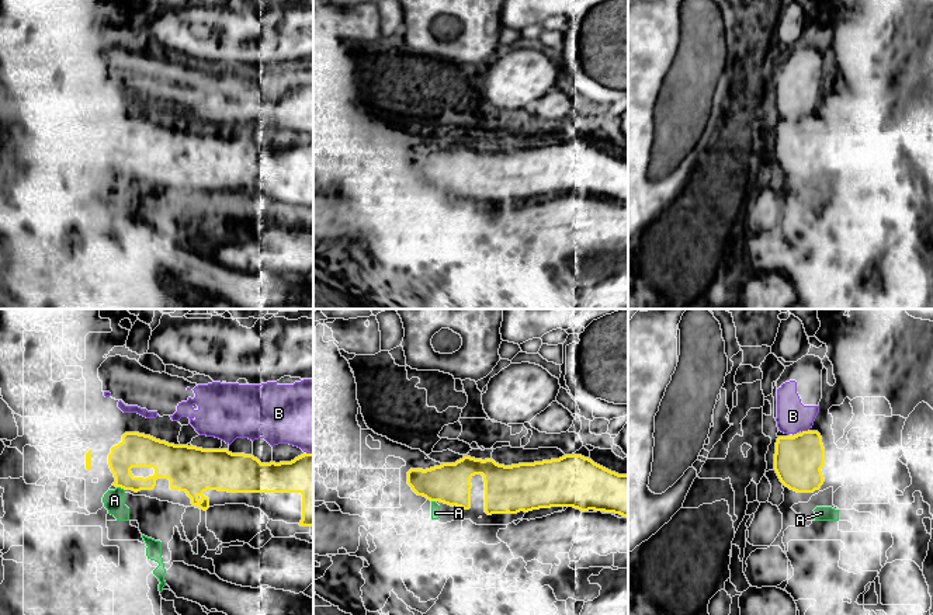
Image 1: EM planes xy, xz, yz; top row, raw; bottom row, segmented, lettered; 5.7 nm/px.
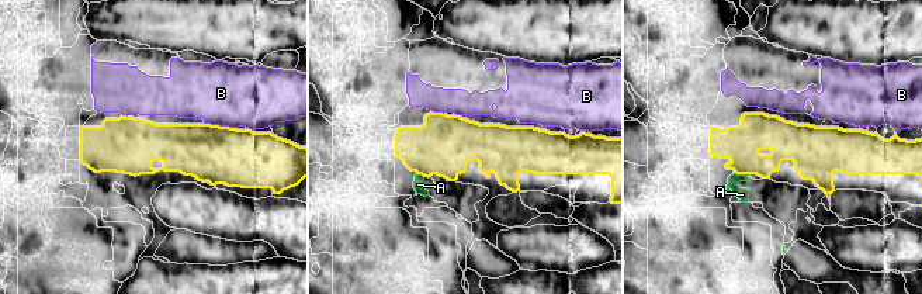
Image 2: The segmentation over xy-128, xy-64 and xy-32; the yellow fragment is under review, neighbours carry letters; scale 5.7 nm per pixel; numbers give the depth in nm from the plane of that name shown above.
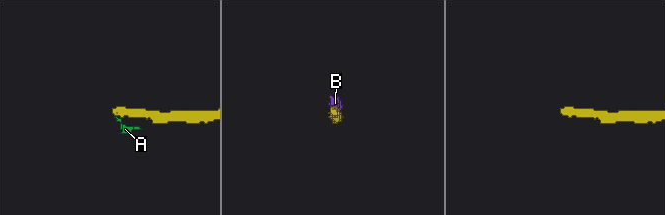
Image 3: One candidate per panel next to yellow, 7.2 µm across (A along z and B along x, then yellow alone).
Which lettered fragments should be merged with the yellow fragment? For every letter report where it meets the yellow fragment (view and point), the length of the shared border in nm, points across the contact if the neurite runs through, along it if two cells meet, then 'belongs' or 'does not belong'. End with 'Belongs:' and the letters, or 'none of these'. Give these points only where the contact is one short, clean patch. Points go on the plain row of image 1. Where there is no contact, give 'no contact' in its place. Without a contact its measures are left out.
A: meets yellow in xy at (121, 173); contact 50 nm long; border along xy (117, 172), (124, 176); does not belong
B: meets yellow in yz at (804, 117); contact 50 nm long; does not belong
Belongs: none of these

